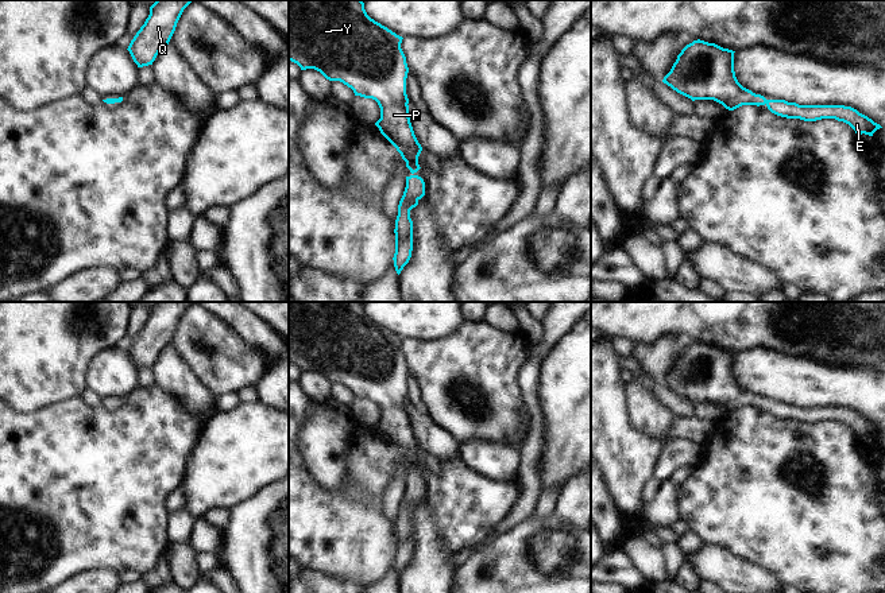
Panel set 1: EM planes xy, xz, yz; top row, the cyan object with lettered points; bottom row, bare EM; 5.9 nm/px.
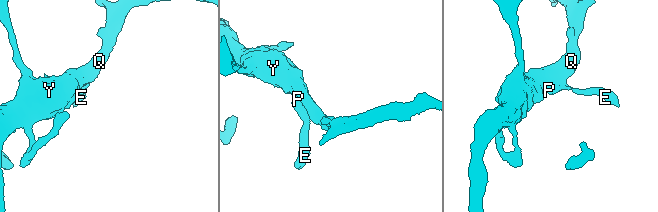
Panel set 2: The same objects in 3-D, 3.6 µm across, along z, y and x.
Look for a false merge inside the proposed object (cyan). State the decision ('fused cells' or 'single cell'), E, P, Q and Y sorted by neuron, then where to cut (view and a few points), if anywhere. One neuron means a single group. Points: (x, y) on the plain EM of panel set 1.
single cell | E P Q Y | no cut

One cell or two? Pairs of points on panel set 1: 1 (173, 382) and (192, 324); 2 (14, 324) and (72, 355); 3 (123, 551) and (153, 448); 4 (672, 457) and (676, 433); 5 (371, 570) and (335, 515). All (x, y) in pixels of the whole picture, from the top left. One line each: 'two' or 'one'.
1: two
2: one
3: one
4: two
5: one

